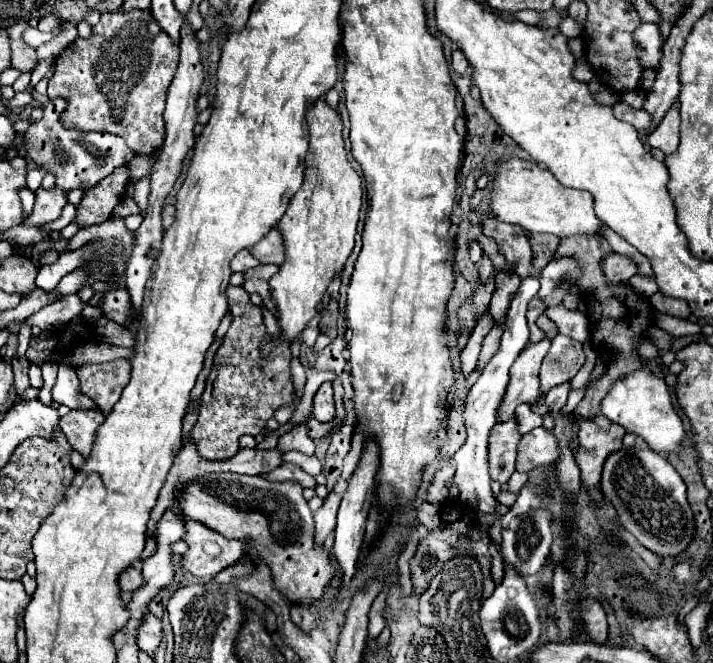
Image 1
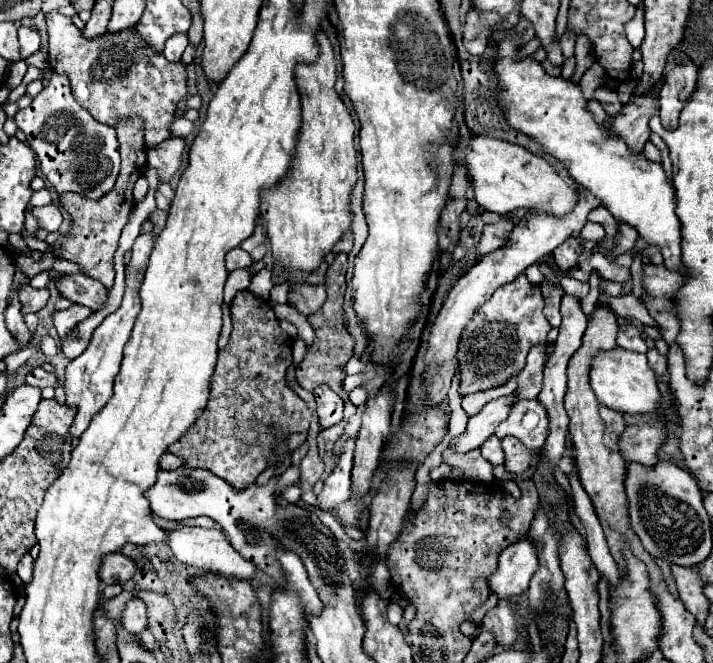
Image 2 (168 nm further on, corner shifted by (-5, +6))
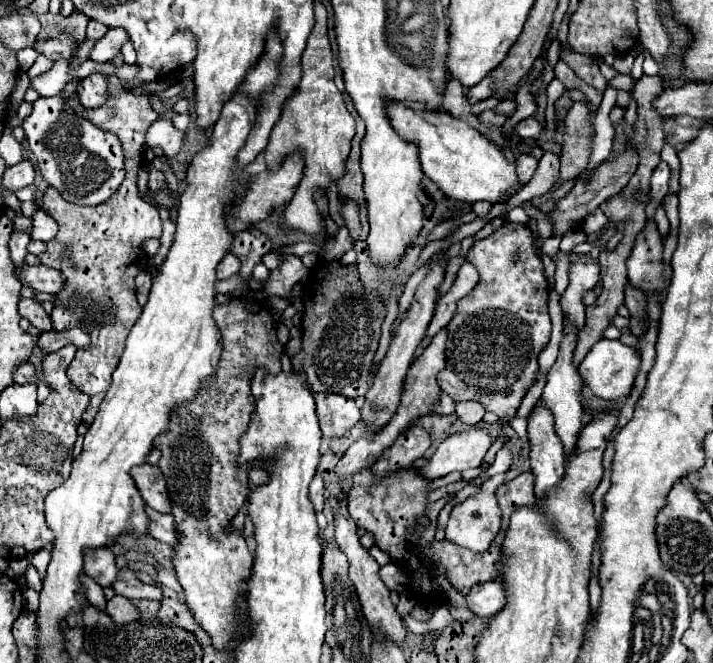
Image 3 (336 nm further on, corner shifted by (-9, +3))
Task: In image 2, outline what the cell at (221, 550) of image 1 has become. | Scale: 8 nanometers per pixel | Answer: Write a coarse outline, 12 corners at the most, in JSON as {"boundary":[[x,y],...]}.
{"boundary":[[179,525],[167,533],[175,557],[195,569],[251,579],[217,529]]}

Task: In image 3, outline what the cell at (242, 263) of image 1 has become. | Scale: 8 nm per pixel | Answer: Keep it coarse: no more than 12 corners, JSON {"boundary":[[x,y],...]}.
{"boundary":[[227,254],[217,266],[217,278],[231,278],[241,268],[237,256]]}

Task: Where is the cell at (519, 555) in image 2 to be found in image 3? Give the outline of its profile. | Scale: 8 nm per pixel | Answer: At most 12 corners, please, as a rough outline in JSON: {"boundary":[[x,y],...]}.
{"boundary":[[505,582],[475,584],[465,596],[481,618],[493,618],[507,604]]}

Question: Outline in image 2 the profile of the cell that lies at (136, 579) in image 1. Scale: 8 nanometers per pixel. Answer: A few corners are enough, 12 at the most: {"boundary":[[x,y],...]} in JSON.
{"boundary":[[123,553],[105,555],[99,579],[105,585],[125,583],[135,563]]}

